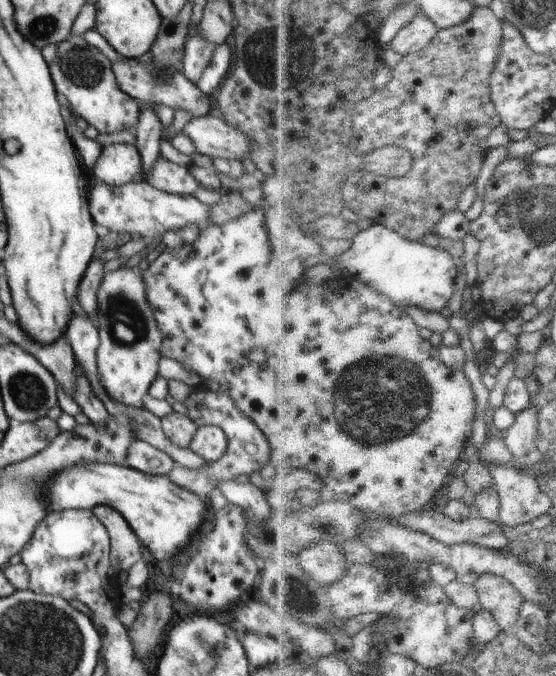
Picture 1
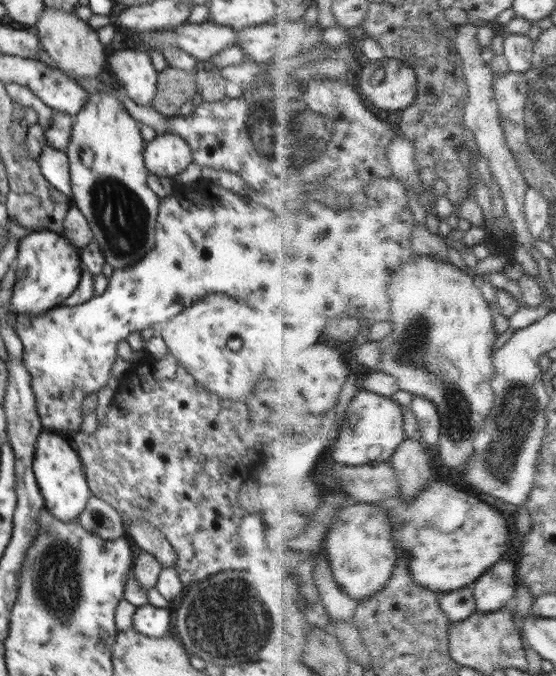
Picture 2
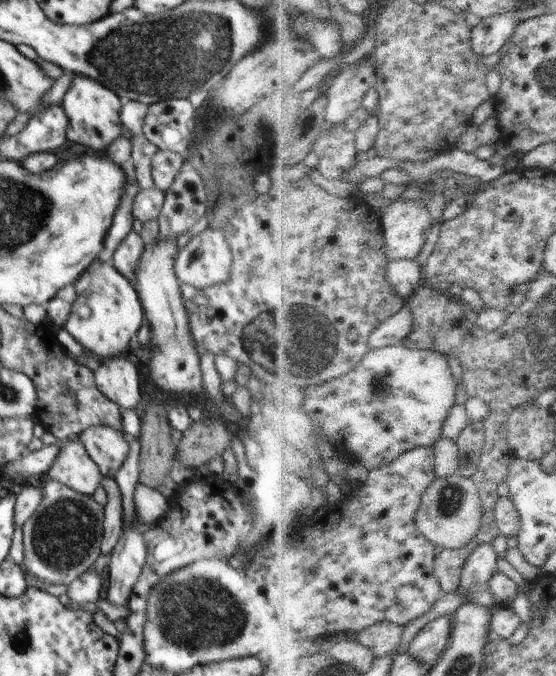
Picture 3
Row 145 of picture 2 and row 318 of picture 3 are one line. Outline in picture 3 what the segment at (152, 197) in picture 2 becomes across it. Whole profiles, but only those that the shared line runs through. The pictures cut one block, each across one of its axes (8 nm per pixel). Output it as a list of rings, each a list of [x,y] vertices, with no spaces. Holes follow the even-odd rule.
[[[97,258],[73,285],[77,299],[63,328],[66,328],[90,355],[100,360],[131,350],[137,332],[145,325],[144,311],[131,282],[114,268],[112,262],[100,262]],[[84,306],[90,310],[88,316],[78,314],[78,310]]]

